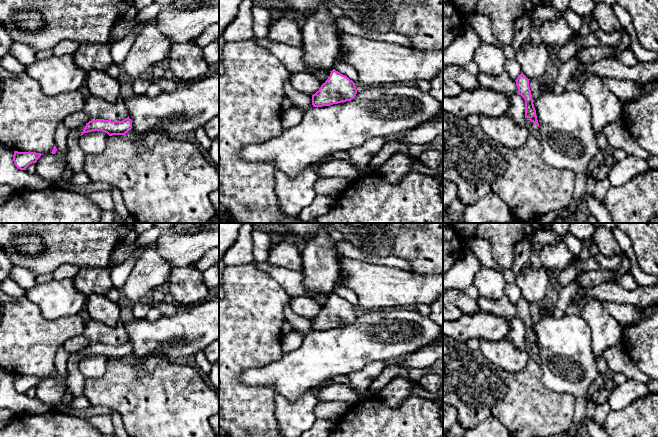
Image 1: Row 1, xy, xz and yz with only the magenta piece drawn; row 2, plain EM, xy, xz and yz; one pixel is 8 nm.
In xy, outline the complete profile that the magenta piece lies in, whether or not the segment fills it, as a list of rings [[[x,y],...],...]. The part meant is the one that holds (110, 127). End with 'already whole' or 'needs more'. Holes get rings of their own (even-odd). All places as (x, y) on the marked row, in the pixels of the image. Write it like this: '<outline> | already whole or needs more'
[[[129,116],[122,121],[96,119],[86,123],[86,126],[81,135],[92,131],[102,131],[107,133],[109,136],[125,135],[131,129],[132,129],[132,121],[129,118]]] | already whole

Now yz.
[[[521,73],[515,81],[518,87],[518,94],[525,100],[525,118],[528,118],[539,127],[536,110],[533,104],[534,100],[532,99],[531,90],[529,87],[529,80],[530,79]]] | already whole

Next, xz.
[[[333,69],[328,79],[312,95],[312,105],[313,107],[322,107],[351,101],[356,94],[355,83],[347,76]]] | already whole

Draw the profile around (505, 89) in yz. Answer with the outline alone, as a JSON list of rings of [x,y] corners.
[[[506,71],[497,76],[490,76],[479,72],[477,78],[481,87],[492,88],[506,95],[518,94],[516,81],[513,80]]]

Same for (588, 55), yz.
[[[588,47],[577,50],[576,57],[581,65],[597,62],[605,58],[612,58],[616,54],[614,47]]]

